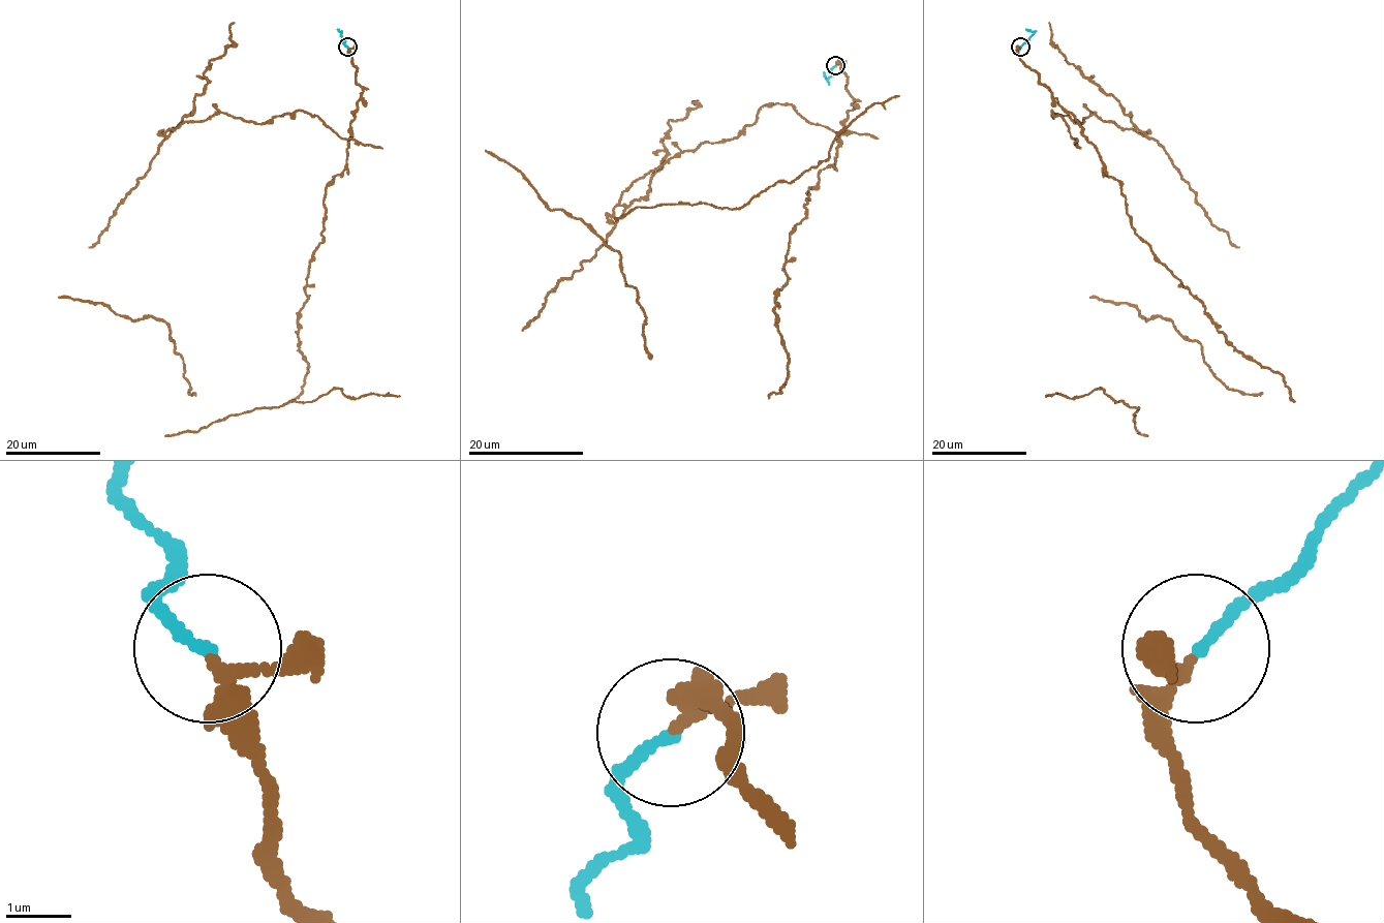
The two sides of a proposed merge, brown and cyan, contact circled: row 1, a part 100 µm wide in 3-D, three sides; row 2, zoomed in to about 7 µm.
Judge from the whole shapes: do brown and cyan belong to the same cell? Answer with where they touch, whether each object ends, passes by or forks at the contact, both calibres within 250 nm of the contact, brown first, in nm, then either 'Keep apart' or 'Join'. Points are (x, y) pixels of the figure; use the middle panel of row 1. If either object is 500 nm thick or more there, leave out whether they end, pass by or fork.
Place: (835, 65). At the ring brown passes by. At the ring cyan ends. Thickness 160 nm (brown) against 180 nm. Keep apart

